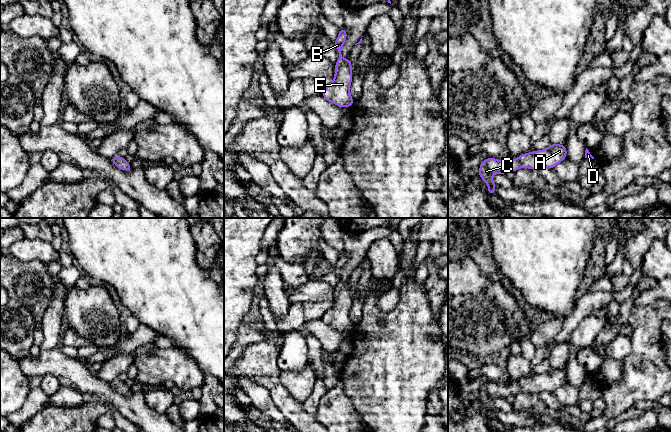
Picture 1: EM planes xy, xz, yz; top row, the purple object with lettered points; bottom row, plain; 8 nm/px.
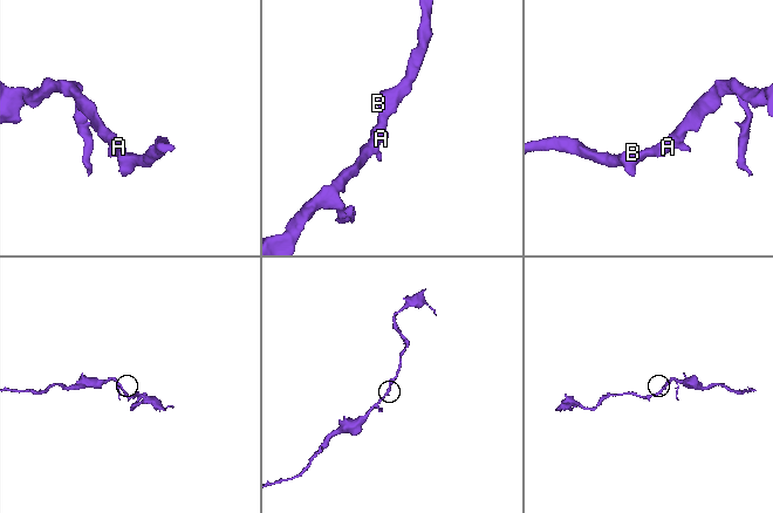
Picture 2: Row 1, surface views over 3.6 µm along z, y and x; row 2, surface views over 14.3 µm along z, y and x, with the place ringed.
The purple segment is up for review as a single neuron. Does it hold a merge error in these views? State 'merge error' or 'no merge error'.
no merge error

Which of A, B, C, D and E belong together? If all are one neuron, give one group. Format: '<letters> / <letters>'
A B C D E

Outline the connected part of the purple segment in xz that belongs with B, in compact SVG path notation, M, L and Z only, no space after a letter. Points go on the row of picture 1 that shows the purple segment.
M343 27L339 30L339 35L333 46L339 52L339 58L335 63L334 80L321 93L324 99L338 107L352 107L354 104L354 100L349 93L350 85L352 83L351 65L353 63L351 62L350 57L345 60L341 54L346 37L347 30Z

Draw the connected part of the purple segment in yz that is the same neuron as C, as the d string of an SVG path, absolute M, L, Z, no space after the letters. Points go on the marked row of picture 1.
M553 144L541 151L535 150L531 153L521 154L518 158L505 162L489 157L481 162L478 175L488 185L488 196L496 195L495 186L497 185L491 175L495 173L507 174L508 171L517 171L520 167L536 169L551 168L567 158L565 144Z

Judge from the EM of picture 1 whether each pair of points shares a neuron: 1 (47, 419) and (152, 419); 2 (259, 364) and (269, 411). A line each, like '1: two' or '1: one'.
1: two
2: two

